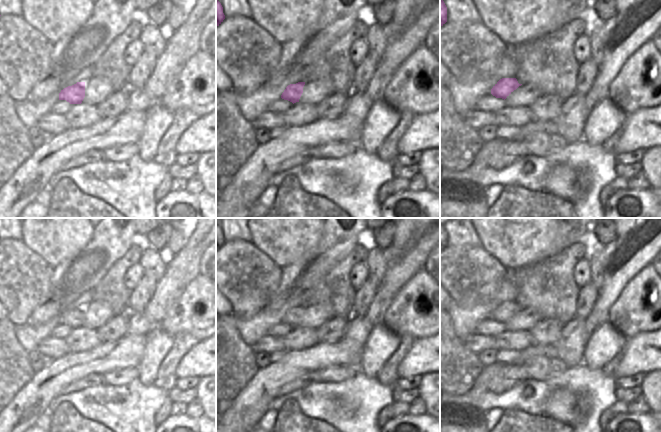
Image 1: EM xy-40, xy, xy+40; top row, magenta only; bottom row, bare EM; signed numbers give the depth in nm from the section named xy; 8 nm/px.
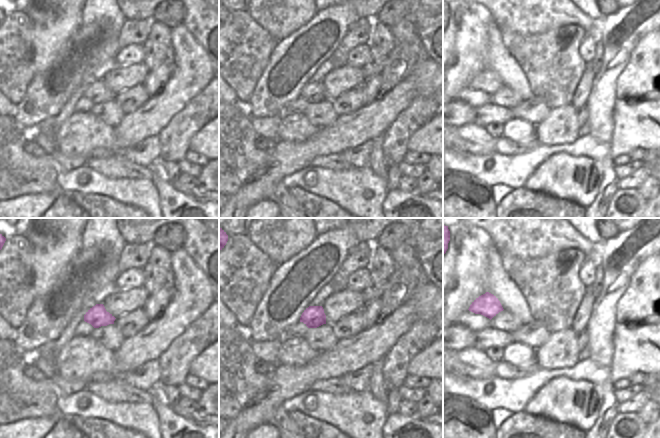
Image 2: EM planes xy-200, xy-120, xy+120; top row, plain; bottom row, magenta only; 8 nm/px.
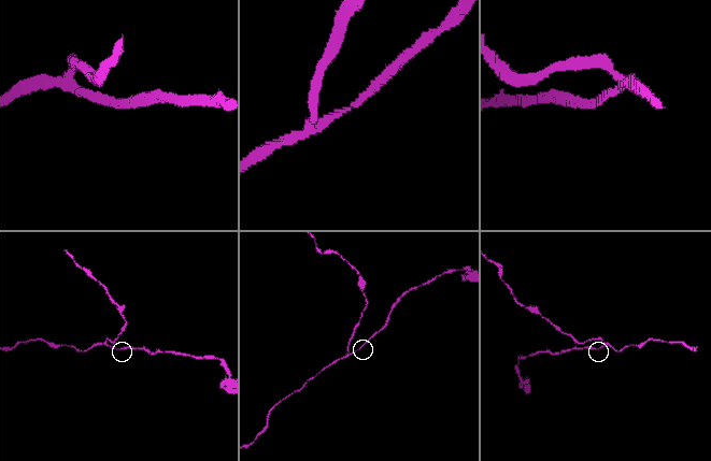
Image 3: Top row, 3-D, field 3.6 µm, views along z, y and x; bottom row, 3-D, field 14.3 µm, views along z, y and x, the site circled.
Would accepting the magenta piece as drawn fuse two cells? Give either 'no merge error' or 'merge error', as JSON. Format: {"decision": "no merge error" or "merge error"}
{"decision": "no merge error"}

